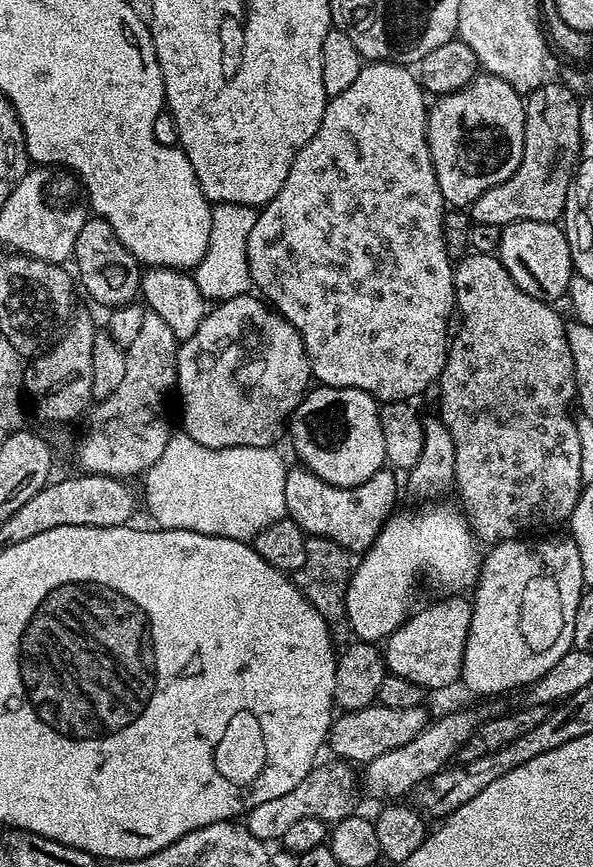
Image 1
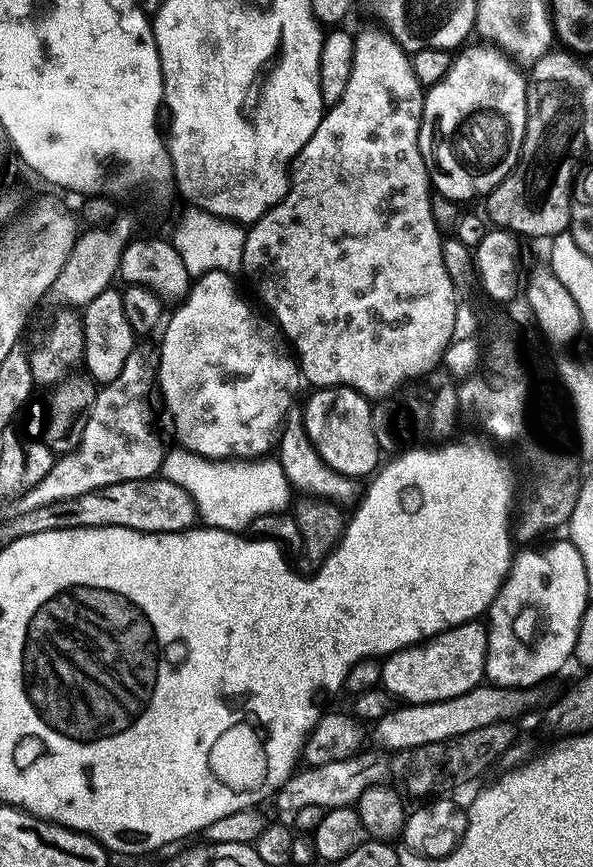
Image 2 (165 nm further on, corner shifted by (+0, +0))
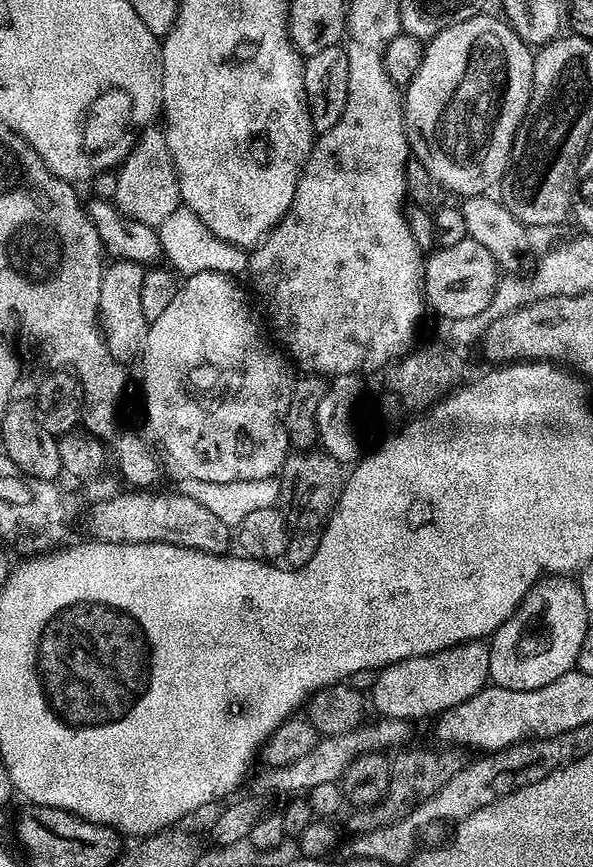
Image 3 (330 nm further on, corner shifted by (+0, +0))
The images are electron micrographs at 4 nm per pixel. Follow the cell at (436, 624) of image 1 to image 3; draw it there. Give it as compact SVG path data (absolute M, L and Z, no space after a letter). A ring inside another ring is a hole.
M470 640L429 656L415 656L381 668L370 691L370 704L390 720L424 720L435 718L478 694L489 683L490 654L488 644Z

